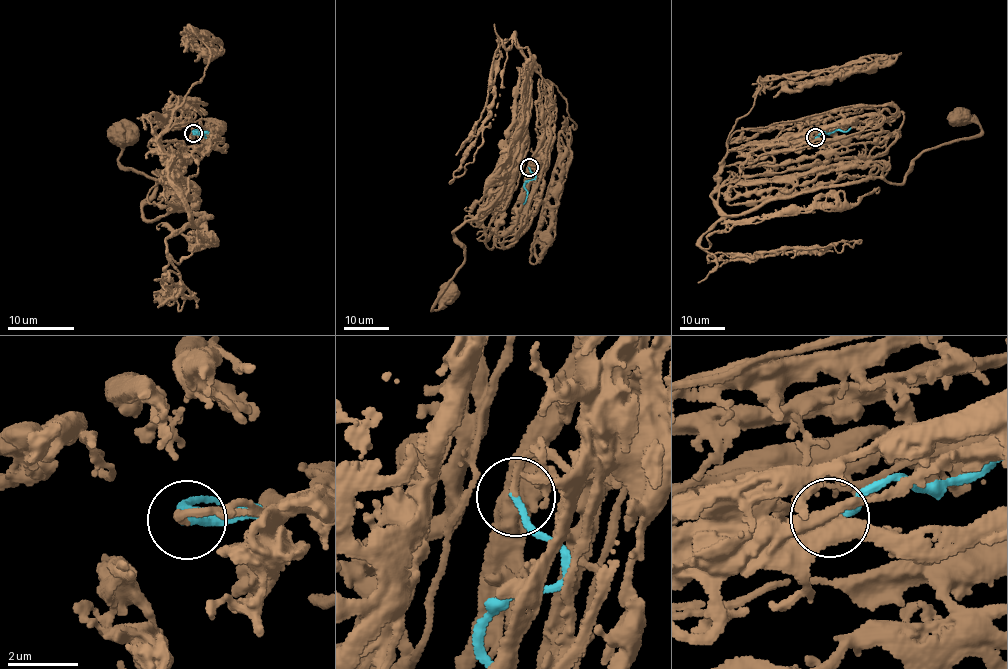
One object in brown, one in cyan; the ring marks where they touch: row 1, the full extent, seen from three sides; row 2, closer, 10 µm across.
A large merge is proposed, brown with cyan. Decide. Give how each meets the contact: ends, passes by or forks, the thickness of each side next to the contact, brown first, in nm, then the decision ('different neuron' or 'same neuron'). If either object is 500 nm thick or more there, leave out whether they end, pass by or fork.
brown ends | cyan ends | 200/190 nm | same neuron

